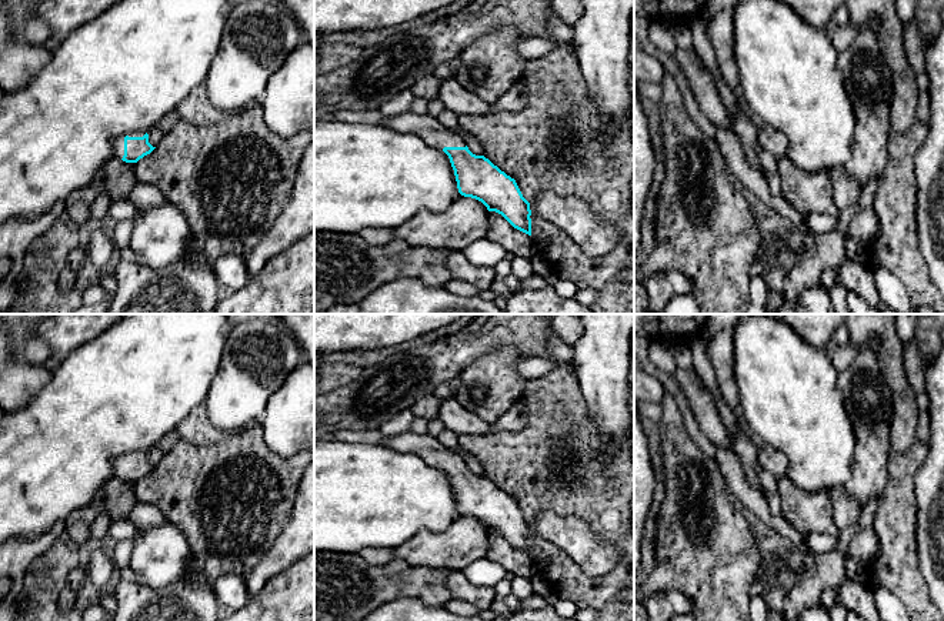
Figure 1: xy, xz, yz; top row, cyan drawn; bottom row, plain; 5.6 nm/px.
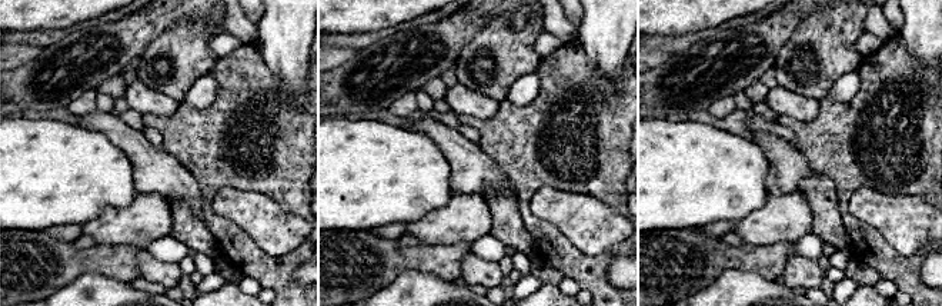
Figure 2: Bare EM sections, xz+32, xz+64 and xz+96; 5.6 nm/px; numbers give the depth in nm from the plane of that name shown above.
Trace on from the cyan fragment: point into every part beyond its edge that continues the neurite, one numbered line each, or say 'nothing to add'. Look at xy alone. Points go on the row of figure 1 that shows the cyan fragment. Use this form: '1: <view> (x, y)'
1: xy (119, 142)

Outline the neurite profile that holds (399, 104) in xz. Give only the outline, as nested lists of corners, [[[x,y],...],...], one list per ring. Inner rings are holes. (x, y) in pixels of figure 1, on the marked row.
[[[404,90],[397,96],[388,99],[386,103],[383,103],[378,110],[386,117],[401,116],[410,111],[413,99],[414,94],[411,93],[411,90]]]

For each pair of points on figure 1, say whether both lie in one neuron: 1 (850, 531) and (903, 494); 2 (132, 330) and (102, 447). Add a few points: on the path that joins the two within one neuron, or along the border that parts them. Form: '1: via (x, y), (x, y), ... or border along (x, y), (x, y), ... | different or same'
1: border along (881, 496), (870, 526) | different
2: via (132, 359), (132, 380), (102, 410), (102, 418) | same

